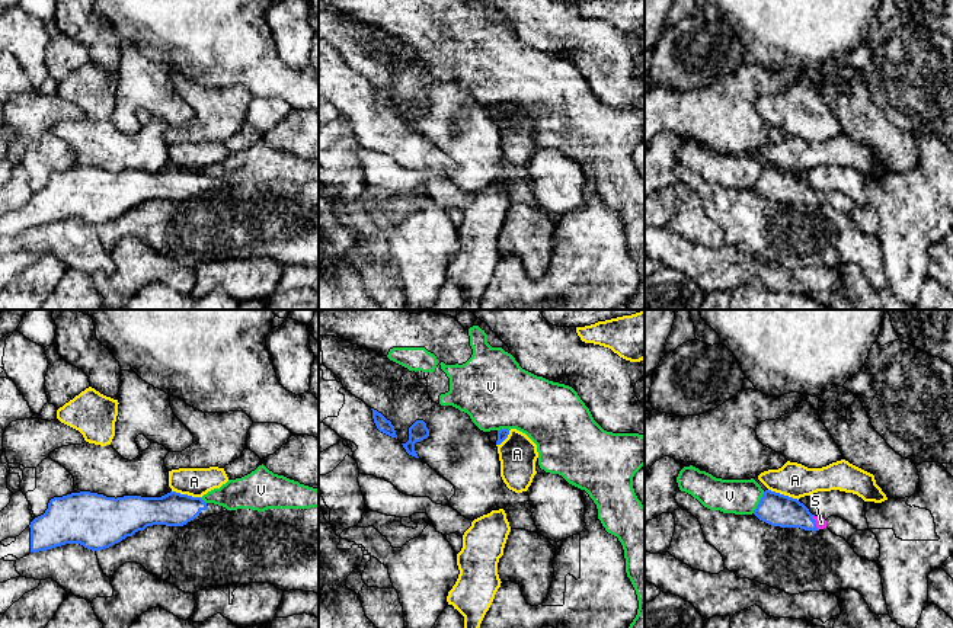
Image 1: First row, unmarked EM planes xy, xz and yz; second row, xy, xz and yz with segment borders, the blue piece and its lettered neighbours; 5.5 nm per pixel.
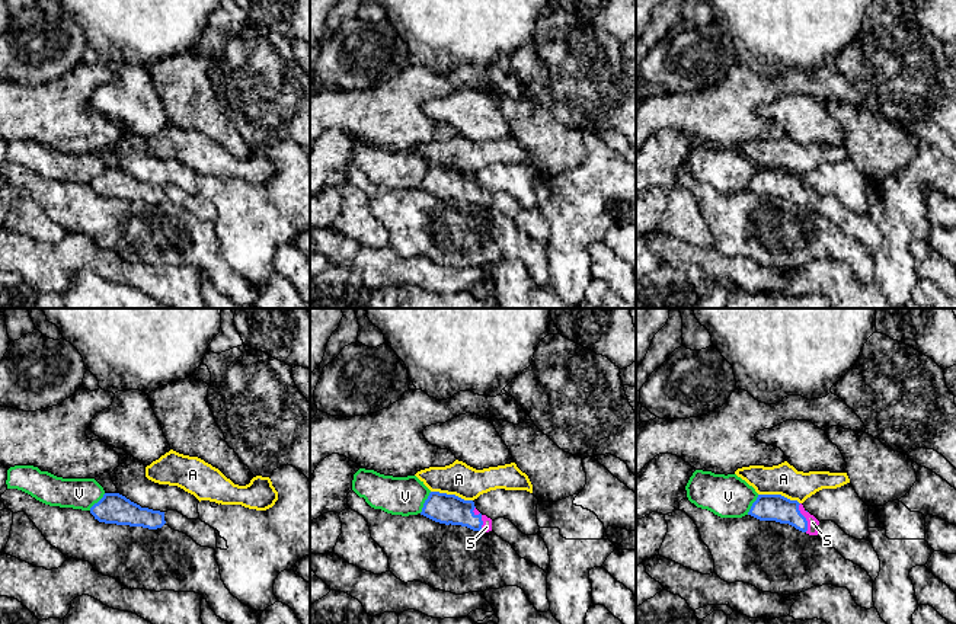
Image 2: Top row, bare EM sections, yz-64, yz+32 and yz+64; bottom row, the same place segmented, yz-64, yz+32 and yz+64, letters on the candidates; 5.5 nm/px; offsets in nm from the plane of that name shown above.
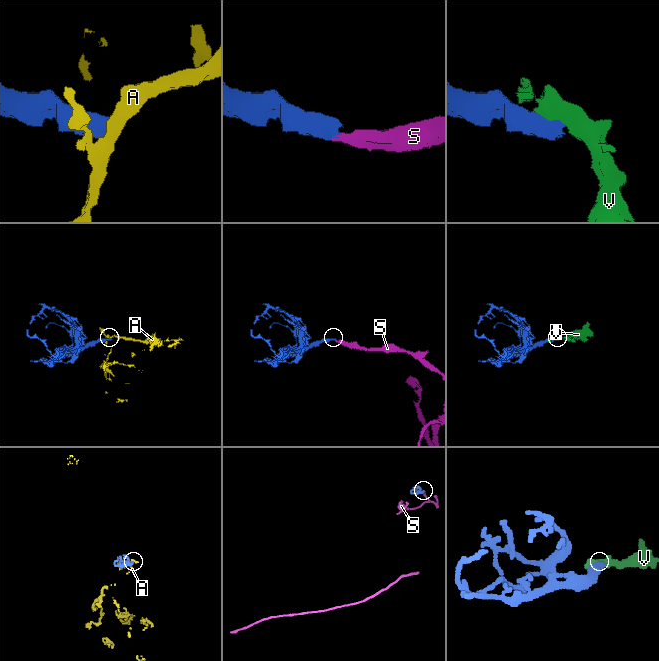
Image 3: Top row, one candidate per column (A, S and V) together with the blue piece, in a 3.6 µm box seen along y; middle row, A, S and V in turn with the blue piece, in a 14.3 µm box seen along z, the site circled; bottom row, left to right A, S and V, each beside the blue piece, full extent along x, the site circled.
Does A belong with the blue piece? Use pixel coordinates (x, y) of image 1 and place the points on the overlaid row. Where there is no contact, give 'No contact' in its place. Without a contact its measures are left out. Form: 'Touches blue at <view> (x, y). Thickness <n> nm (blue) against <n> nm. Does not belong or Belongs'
Touches blue at yz (783, 494). Thickness 180 nm (blue) against 190 nm. Does not belong

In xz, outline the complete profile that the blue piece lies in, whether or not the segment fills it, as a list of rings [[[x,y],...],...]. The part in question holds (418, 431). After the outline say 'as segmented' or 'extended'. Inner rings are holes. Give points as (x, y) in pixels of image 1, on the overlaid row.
[[[416,420],[409,427],[409,440],[406,443],[402,443],[406,452],[415,458],[419,458],[415,451],[415,443],[426,439],[429,436],[429,429],[426,427],[426,423],[423,420]]]; as segmented

